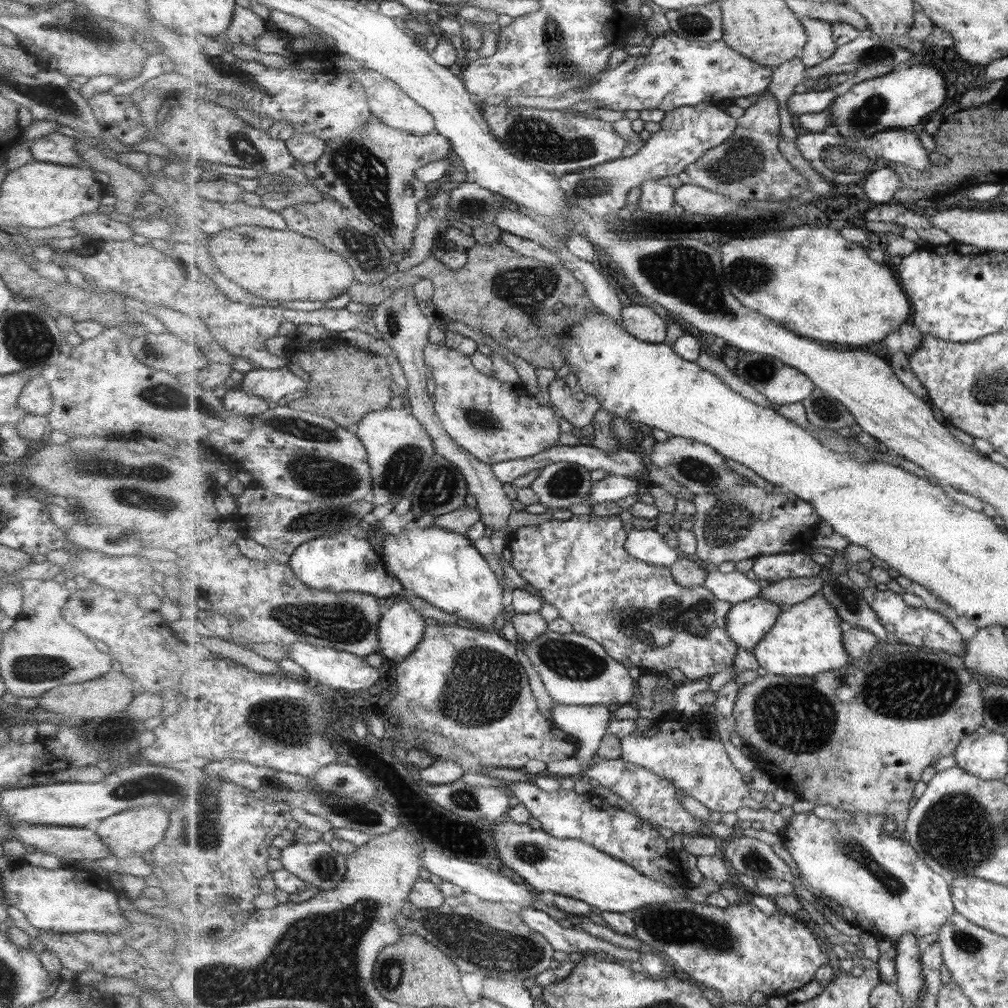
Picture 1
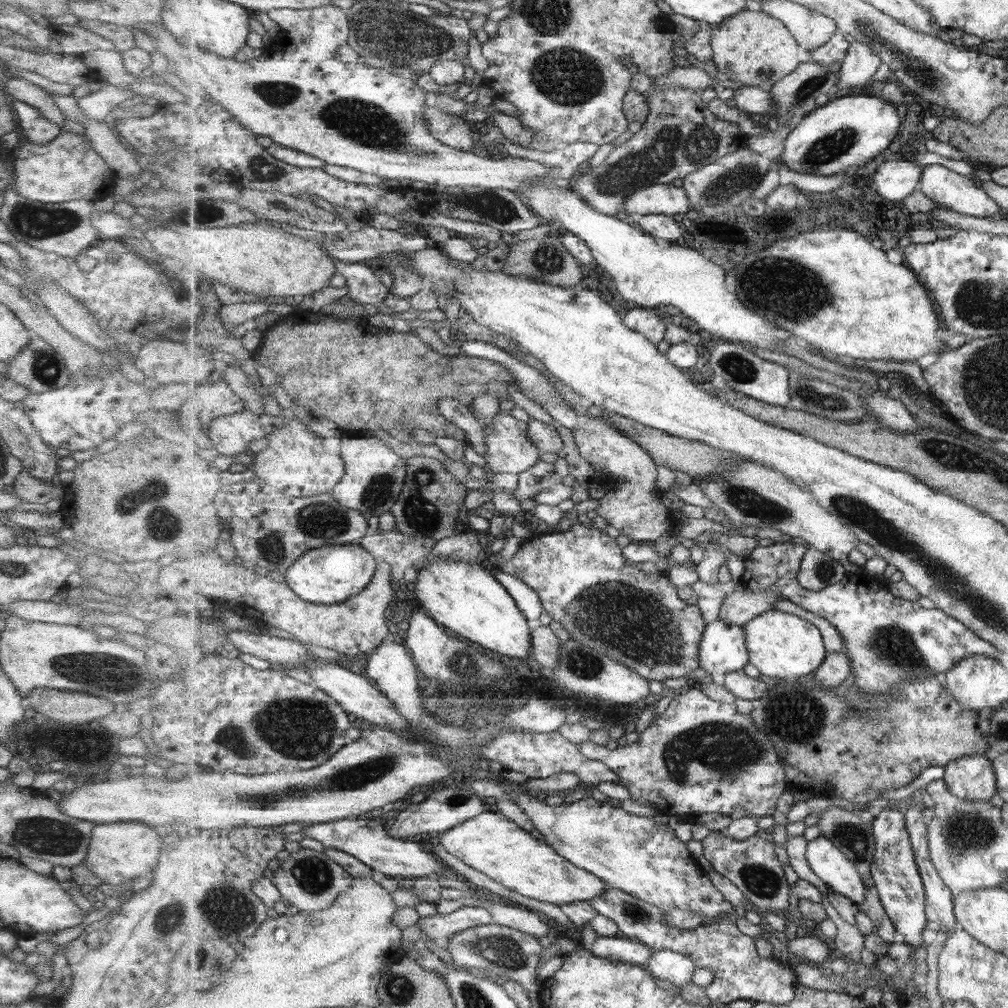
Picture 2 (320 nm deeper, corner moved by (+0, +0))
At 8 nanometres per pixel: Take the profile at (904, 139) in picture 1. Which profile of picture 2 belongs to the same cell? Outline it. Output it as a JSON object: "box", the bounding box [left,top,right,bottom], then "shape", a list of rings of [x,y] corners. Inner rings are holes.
{"box":[919,164,1006,219],"shape":[[[941,164],[923,166],[922,171],[919,188],[937,204],[946,206],[955,212],[976,216],[977,218],[993,219],[1006,215],[1002,206],[997,204],[986,190],[975,186],[975,179],[971,179],[970,176],[957,174],[957,172],[945,168]]]}

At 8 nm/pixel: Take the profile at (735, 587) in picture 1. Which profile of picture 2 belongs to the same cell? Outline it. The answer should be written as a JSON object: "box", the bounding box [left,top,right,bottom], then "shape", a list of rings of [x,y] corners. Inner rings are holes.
{"box":[692,580,731,624],"shape":[[[698,580],[692,584],[694,591],[701,598],[697,600],[697,606],[703,613],[706,624],[711,624],[720,618],[720,610],[725,597],[731,592],[731,585],[718,582],[707,584]]]}

